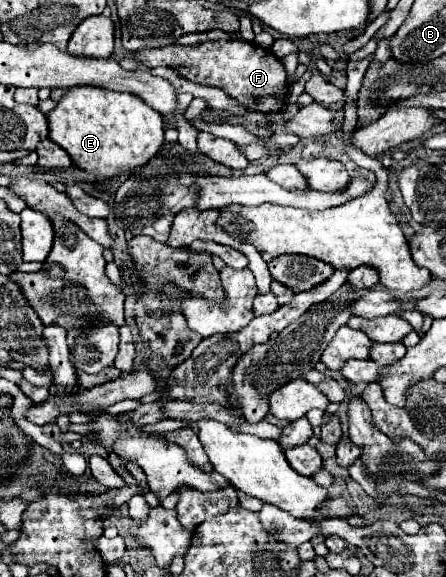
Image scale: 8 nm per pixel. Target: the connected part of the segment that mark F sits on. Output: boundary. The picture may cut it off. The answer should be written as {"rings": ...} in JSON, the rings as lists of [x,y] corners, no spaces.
{"rings":[[[244,39],[206,41],[190,47],[174,43],[160,49],[136,51],[136,59],[146,67],[158,67],[158,65],[172,67],[178,75],[194,83],[220,87],[250,111],[268,113],[268,111],[282,111],[286,107],[288,85],[282,61],[276,55],[270,55],[268,51],[258,47],[256,43],[248,43]]]}

